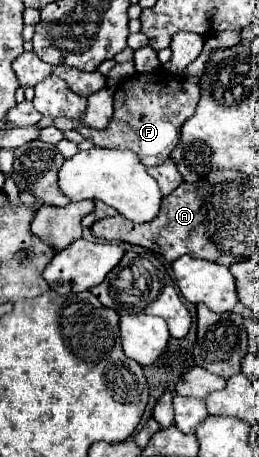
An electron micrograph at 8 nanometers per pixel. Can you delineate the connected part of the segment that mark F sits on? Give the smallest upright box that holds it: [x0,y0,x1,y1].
[77,73,199,167]

